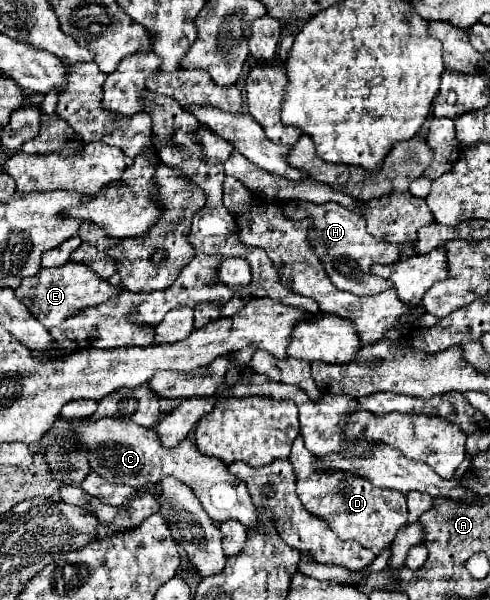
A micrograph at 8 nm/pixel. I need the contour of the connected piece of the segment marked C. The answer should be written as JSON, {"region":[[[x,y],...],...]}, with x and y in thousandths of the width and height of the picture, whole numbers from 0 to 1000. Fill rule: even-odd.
{"region":[[[169,698],[165,705],[149,705],[161,742],[182,755],[186,782],[214,795],[227,805],[251,805],[267,812],[292,812],[304,805],[320,805],[337,792],[353,792],[394,812],[402,832],[410,835],[418,855],[439,868],[455,872],[463,865],[480,865],[496,872],[504,882],[533,885],[537,872],[529,868],[524,848],[512,838],[512,825],[492,798],[463,785],[463,775],[439,762],[418,762],[402,752],[390,728],[373,732],[361,745],[337,745],[329,732],[320,732],[316,715],[296,715],[263,702],[247,698],[202,698],[194,705]]]}

